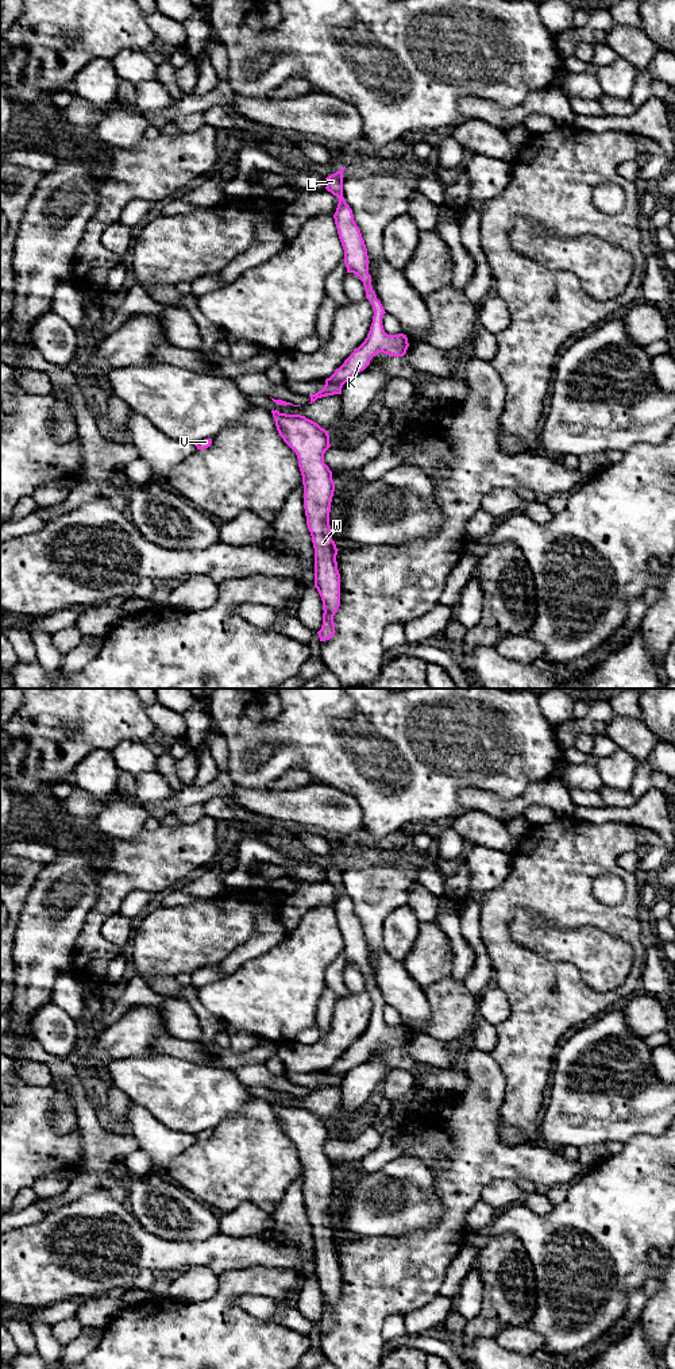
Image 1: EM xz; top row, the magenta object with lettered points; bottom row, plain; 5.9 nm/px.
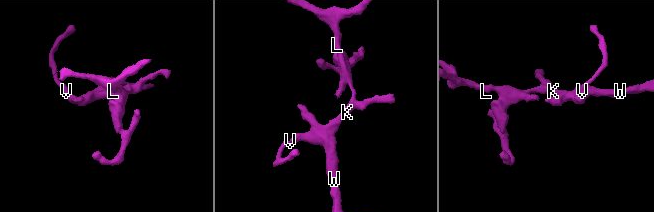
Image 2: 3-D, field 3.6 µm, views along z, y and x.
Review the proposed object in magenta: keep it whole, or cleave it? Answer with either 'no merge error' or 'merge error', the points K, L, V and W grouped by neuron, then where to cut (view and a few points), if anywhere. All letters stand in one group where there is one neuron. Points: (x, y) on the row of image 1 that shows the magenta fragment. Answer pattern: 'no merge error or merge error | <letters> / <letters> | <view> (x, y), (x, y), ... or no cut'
no merge error | K L V W | no cut

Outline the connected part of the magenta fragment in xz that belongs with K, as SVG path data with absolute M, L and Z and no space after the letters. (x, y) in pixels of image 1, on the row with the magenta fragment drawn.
M346 166L327 177L325 189L339 198L336 212L333 215L339 239L344 250L344 263L347 273L354 273L363 282L366 298L371 302L374 316L370 331L364 342L354 350L344 363L325 379L324 387L316 394L309 396L310 402L317 398L342 394L343 385L358 373L363 371L374 355L383 352L389 356L404 356L409 347L408 338L404 333L387 335L382 325L382 317L386 313L381 301L377 298L371 286L371 275L369 274L369 255L360 230L356 225L352 209L343 197L343 171Z

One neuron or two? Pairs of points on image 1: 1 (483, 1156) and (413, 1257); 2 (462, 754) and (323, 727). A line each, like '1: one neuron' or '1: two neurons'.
1: one neuron
2: one neuron

